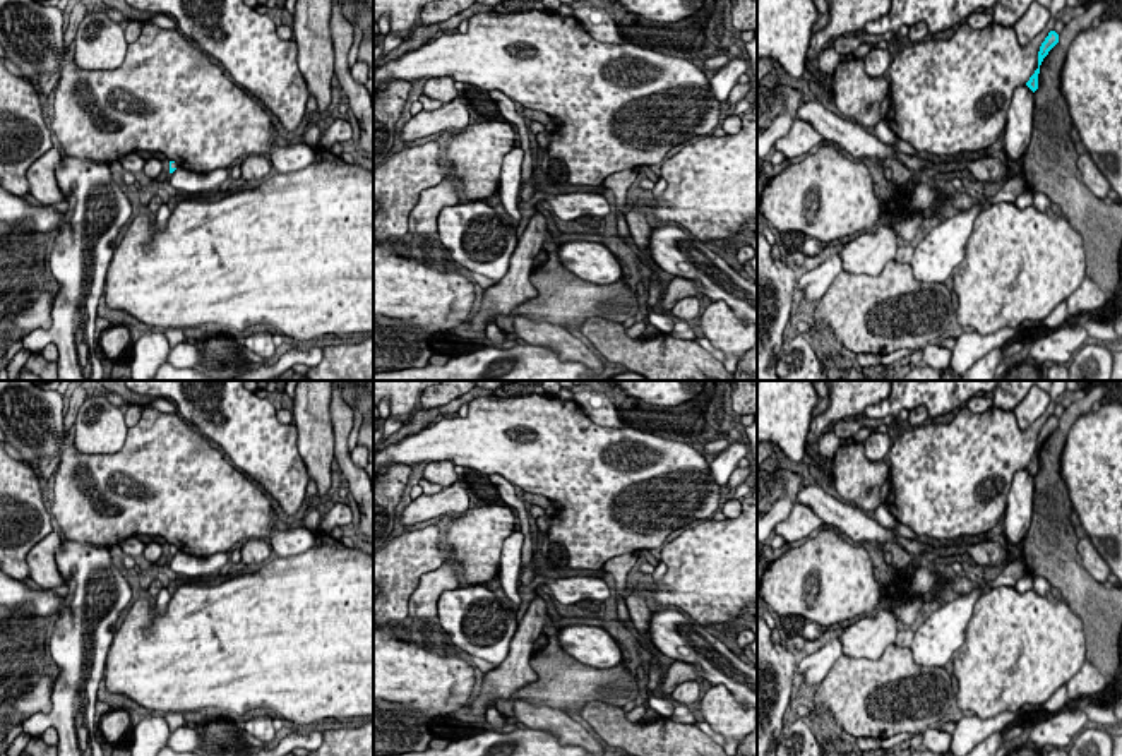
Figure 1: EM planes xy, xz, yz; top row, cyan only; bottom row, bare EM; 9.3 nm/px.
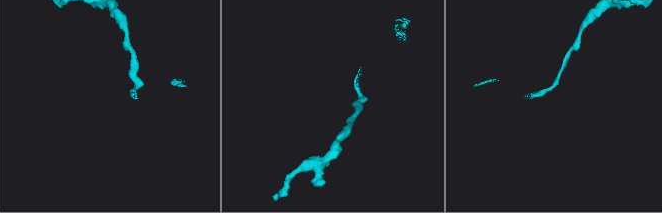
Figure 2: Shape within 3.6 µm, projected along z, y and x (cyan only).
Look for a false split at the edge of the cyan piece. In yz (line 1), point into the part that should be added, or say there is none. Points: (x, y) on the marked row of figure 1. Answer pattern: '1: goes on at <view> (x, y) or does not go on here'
1: does not go on here

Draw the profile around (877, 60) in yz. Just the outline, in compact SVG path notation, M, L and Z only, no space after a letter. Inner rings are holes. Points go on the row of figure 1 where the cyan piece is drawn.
M872 48L863 58L865 72L870 77L882 77L891 67L892 55L887 48Z

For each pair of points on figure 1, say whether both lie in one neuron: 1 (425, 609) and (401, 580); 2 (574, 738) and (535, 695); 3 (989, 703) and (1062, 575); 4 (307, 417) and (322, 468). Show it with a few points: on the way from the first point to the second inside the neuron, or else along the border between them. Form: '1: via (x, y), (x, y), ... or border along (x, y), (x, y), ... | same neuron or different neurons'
1: border along (441, 564), (420, 578), (410, 597), (406, 616) | different neurons
2: border along (513, 702), (525, 700), (566, 714) | different neurons
3: border along (1062, 599), (1080, 619), (1085, 633) | different neurons
4: via (314, 429), (317, 456) | same neuron

